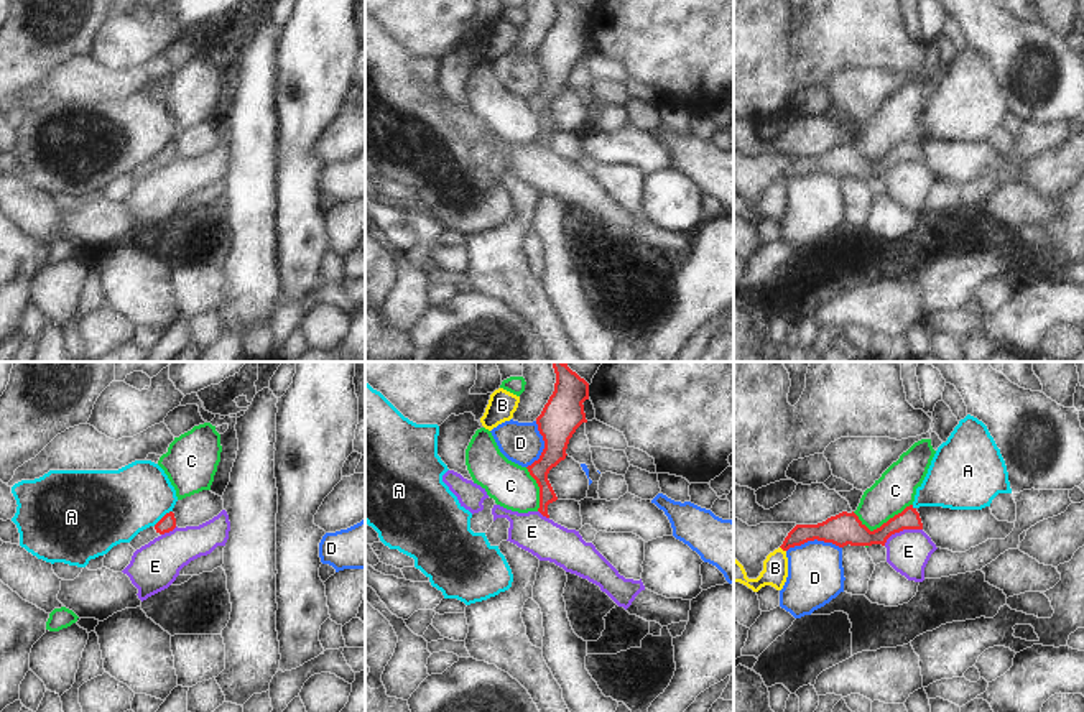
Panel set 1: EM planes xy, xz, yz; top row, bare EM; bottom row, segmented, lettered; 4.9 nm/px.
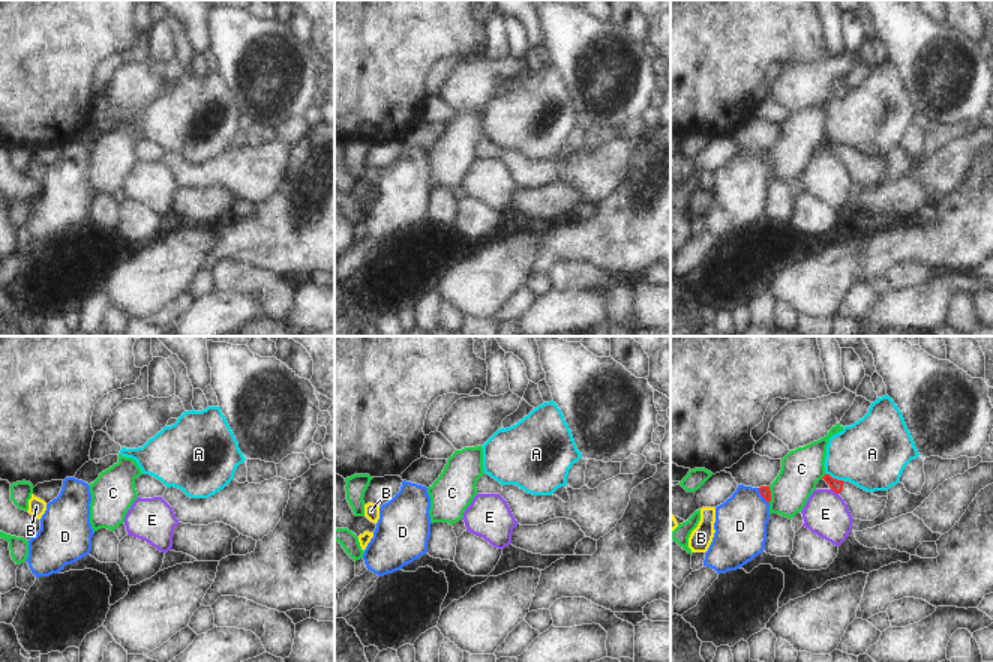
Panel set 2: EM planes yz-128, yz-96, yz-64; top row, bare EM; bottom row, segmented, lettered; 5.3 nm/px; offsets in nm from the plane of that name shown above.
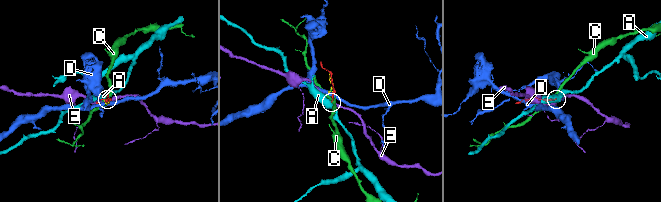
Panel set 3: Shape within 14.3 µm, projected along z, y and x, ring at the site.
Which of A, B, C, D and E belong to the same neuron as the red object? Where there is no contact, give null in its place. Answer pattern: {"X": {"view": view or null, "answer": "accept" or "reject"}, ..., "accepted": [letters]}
{"A": {"view": "xy", "answer": "reject"}, "B": {"view": "yz", "answer": "reject"}, "C": {"view": "yz", "answer": "reject"}, "D": {"view": "yz", "answer": "reject"}, "E": {"view": "yz", "answer": "reject"}, "accepted": []}

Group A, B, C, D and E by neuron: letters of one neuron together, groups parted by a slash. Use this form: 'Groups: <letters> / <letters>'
Groups: A / B / C / D / E.

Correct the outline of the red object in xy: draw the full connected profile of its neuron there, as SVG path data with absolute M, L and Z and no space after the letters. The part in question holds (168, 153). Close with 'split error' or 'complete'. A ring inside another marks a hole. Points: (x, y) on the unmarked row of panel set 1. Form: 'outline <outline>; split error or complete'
outline M166 145L155 158L150 158L143 163L140 163L132 173L130 178L137 183L141 178L148 176L155 169L169 164L176 160L176 150L174 145Z; split error

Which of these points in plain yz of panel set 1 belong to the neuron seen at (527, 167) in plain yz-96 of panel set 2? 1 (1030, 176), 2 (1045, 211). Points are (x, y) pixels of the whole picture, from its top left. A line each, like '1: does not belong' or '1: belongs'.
1: belongs
2: does not belong

